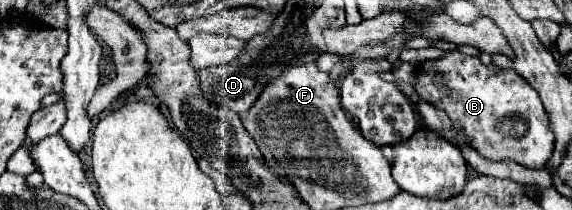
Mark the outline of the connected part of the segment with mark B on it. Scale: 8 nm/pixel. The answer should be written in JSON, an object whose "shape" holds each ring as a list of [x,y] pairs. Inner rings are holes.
{"shape":[[[452,51],[440,59],[420,63],[416,67],[414,87],[426,103],[442,109],[450,117],[454,131],[468,139],[468,145],[484,159],[512,159],[524,167],[542,169],[554,151],[554,133],[550,131],[542,101],[516,71],[484,65],[478,57]],[[436,73],[444,75],[446,89],[434,85]]]}

